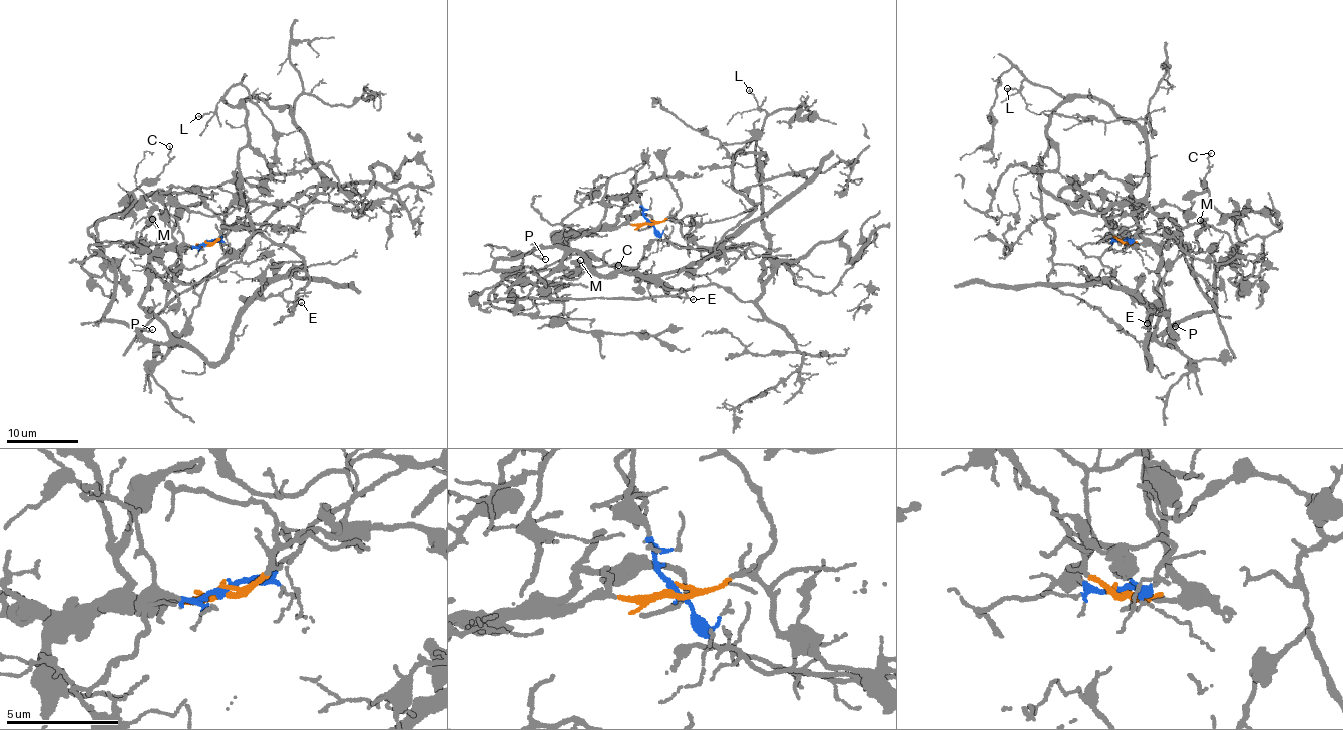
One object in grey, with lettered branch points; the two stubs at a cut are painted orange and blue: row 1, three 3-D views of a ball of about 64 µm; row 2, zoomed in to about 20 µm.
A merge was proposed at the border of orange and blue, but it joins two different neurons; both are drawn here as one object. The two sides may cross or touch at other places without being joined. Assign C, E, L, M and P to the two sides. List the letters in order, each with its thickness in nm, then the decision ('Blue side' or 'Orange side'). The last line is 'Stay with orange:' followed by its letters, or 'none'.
C: Thickness 130 nm. Orange side
E: Thickness 120 nm. Orange side
L: Thickness 120 nm. Blue side
M: Thickness 500 nm. Orange side
P: Thickness 150 nm. Orange side
Stay with orange: C, E, M, P

